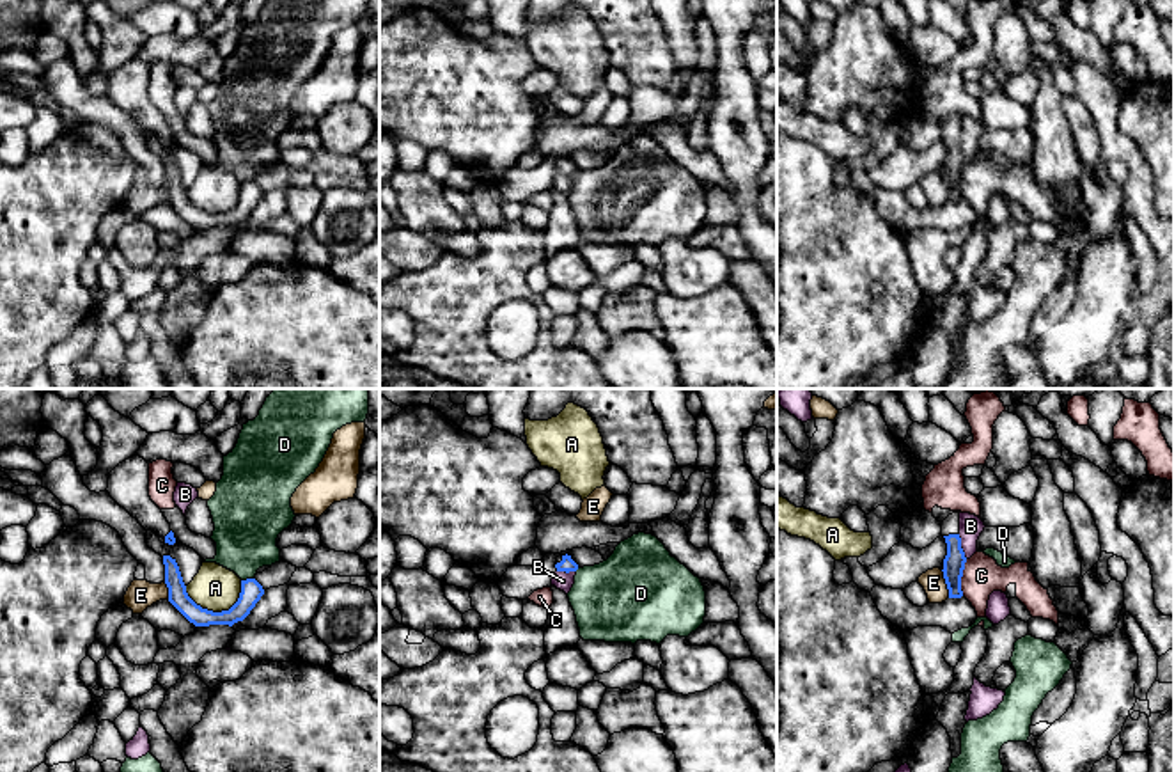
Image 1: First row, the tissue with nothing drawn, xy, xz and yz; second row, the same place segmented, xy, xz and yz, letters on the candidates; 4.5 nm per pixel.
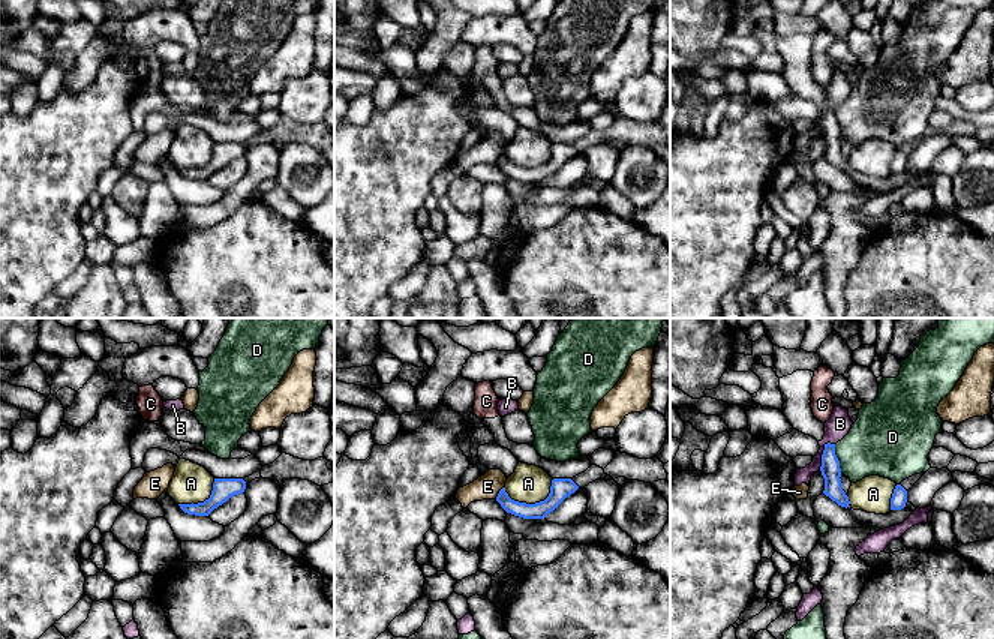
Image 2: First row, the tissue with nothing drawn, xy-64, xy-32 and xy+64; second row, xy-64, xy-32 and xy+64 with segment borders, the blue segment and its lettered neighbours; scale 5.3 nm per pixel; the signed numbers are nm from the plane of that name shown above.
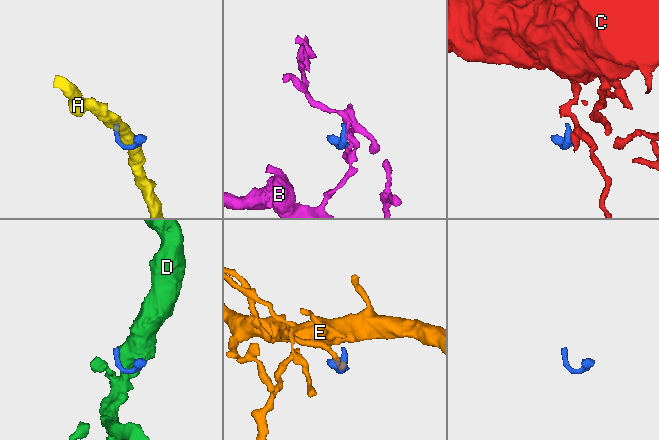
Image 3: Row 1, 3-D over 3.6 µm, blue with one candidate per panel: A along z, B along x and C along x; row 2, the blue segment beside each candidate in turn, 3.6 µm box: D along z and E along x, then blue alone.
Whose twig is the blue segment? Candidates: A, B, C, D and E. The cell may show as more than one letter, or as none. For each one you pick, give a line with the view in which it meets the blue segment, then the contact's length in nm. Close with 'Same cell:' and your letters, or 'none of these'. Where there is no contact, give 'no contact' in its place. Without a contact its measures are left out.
Same cell: none of these

